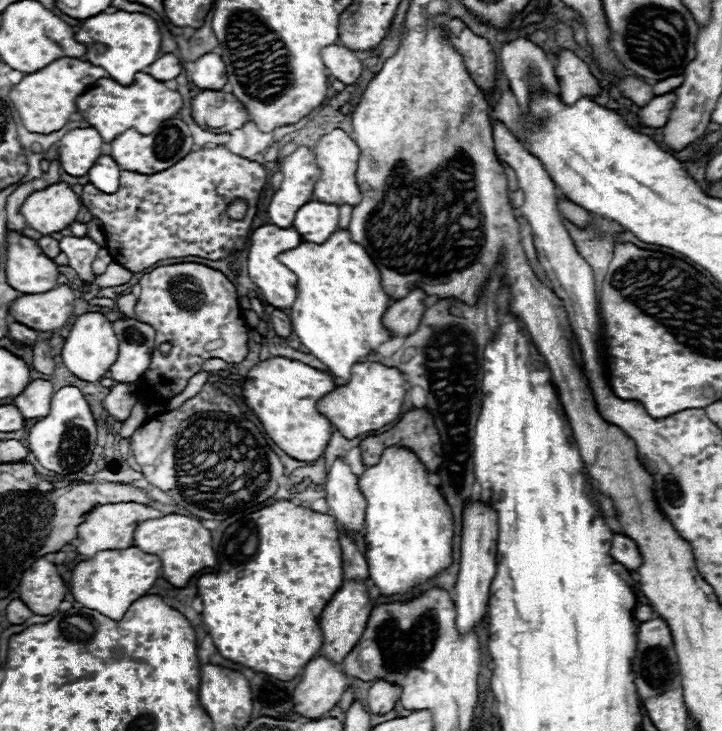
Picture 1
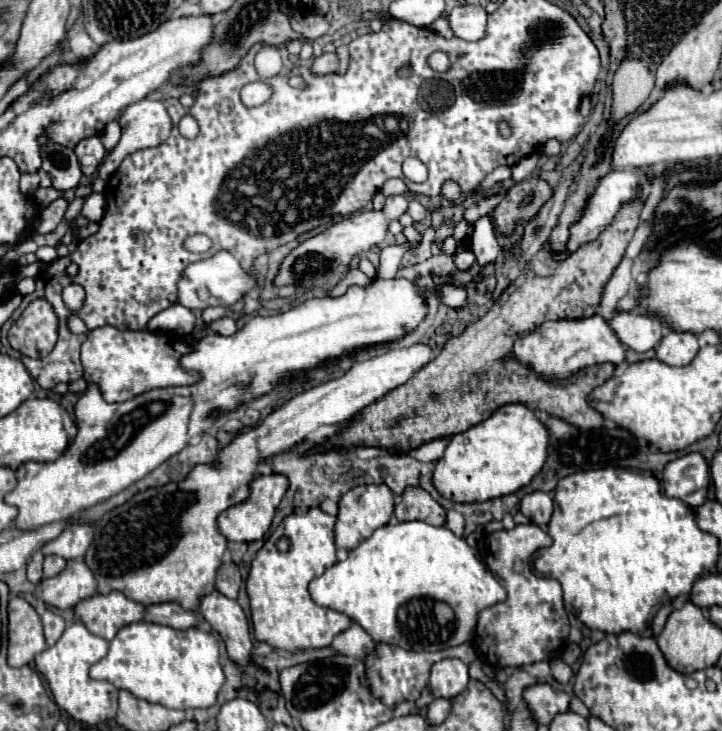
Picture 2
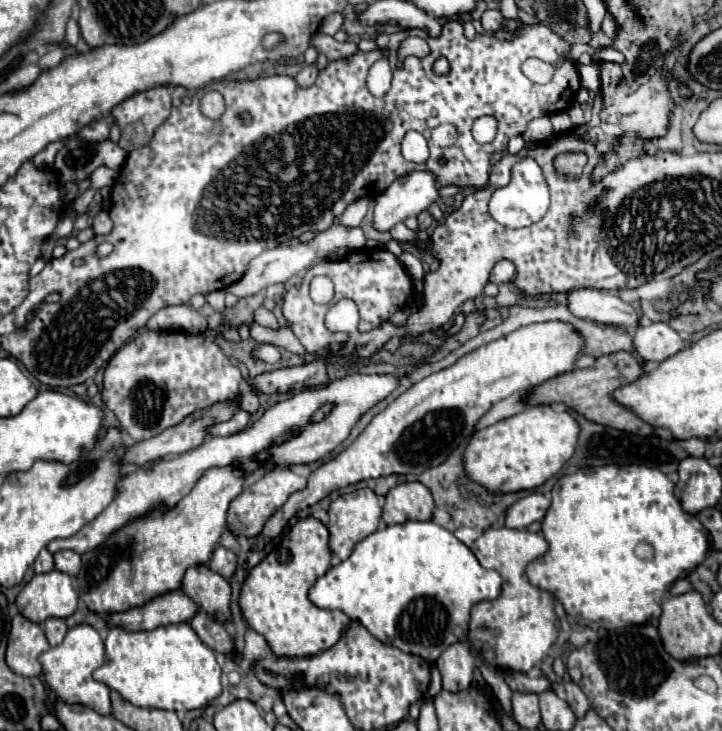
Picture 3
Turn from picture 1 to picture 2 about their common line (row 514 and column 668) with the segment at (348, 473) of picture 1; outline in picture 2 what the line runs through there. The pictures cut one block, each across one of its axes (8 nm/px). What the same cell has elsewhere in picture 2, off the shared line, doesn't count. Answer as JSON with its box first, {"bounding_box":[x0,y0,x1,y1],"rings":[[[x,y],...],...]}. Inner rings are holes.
{"bounding_box":[656,332,698,366],"rings":[[[668,332],[656,348],[656,358],[668,366],[688,366],[698,352],[698,338],[688,332]]]}

